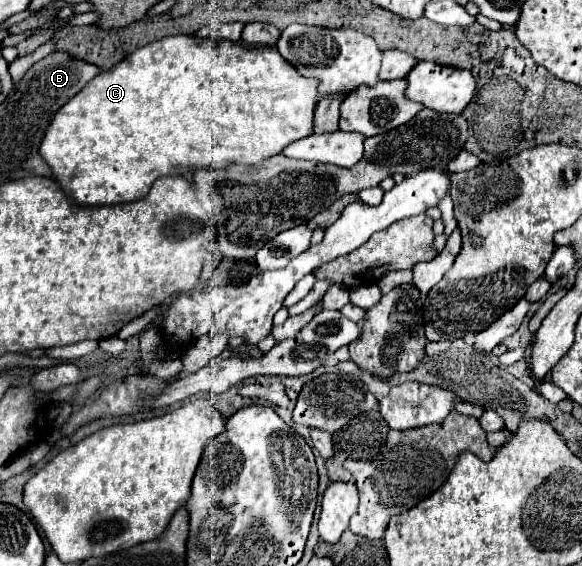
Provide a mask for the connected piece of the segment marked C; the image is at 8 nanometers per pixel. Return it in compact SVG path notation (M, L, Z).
M166 36L158 42L138 48L114 68L100 72L92 78L72 100L68 100L50 120L44 138L40 142L40 156L52 168L52 178L62 186L64 194L78 206L104 206L118 202L132 202L144 198L152 188L154 180L160 176L184 174L188 170L198 168L228 168L230 164L258 164L268 156L280 154L288 144L306 138L312 134L312 112L318 100L316 80L304 78L288 64L274 46L252 46L242 42L226 42L212 38L196 38L196 36Z

